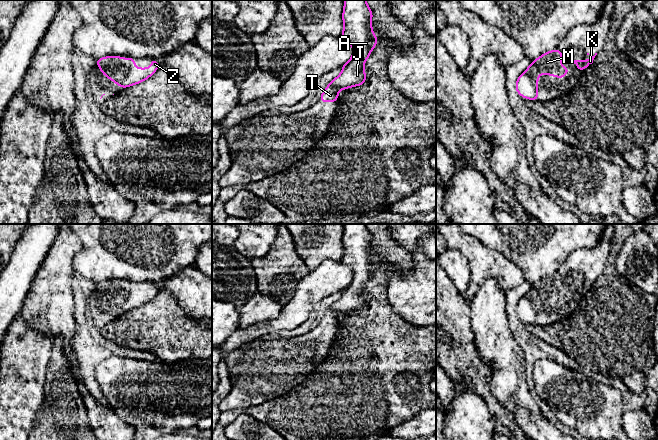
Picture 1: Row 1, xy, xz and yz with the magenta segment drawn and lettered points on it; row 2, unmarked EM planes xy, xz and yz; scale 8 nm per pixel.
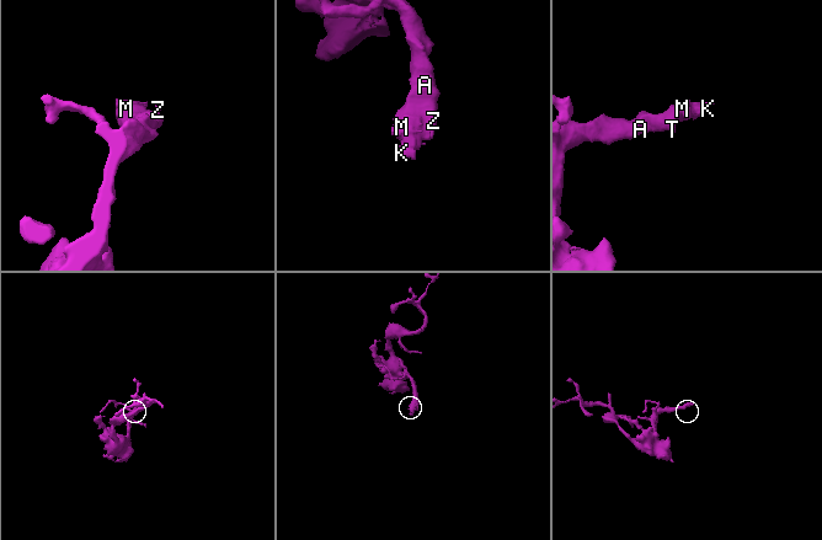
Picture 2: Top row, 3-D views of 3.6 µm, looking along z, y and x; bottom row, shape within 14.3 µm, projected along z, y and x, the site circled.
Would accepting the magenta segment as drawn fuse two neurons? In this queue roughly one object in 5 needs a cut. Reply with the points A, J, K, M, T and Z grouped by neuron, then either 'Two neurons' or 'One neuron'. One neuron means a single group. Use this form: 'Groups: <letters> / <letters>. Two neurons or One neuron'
Groups: A J K M T Z. One neuron

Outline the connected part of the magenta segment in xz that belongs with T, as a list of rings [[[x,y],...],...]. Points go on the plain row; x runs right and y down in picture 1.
[[[344,224],[342,242],[344,252],[340,261],[352,270],[353,279],[342,290],[341,298],[327,309],[319,326],[338,326],[340,314],[366,306],[363,290],[378,266],[372,254],[373,237],[366,224]]]

